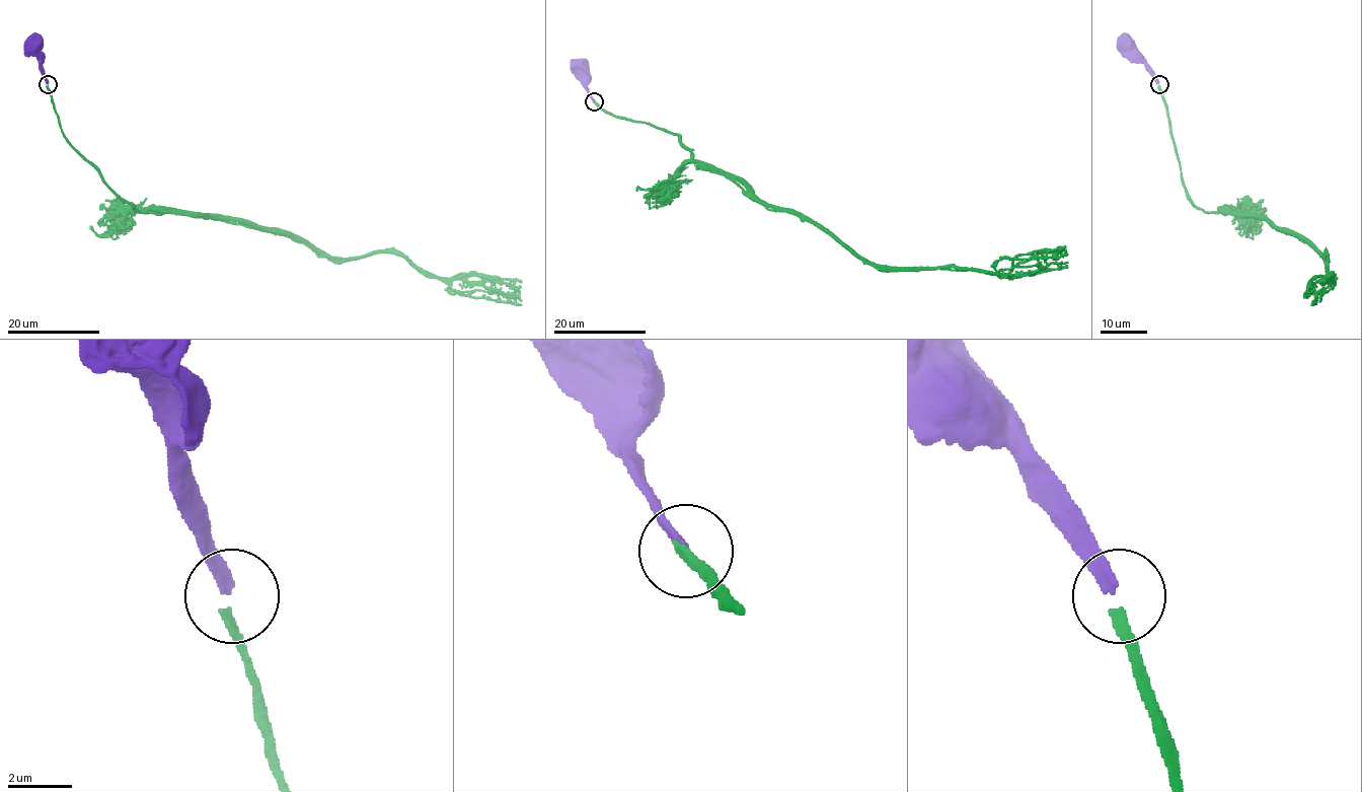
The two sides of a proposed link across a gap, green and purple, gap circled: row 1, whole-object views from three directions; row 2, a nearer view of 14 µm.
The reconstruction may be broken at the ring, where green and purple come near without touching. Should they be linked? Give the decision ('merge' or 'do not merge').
do not merge

